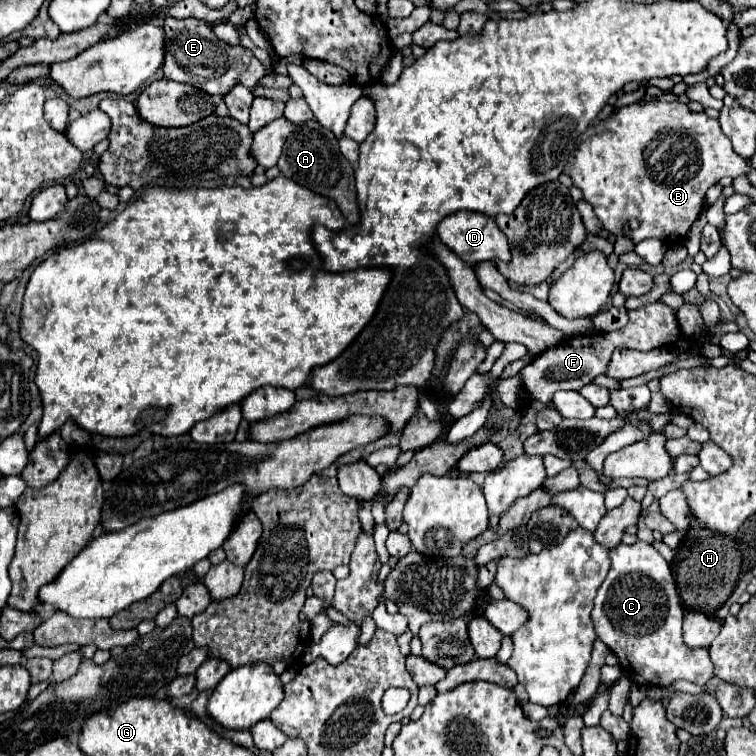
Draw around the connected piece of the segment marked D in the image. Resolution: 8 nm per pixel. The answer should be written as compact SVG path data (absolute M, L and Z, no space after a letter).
M461 210L461 212L455 212L447 218L443 218L441 224L437 226L437 236L451 252L455 252L469 266L477 266L481 262L493 262L493 260L501 260L501 262L511 260L509 242L505 238L505 234L499 230L499 226L495 224L495 220L491 216L485 216L479 212Z

